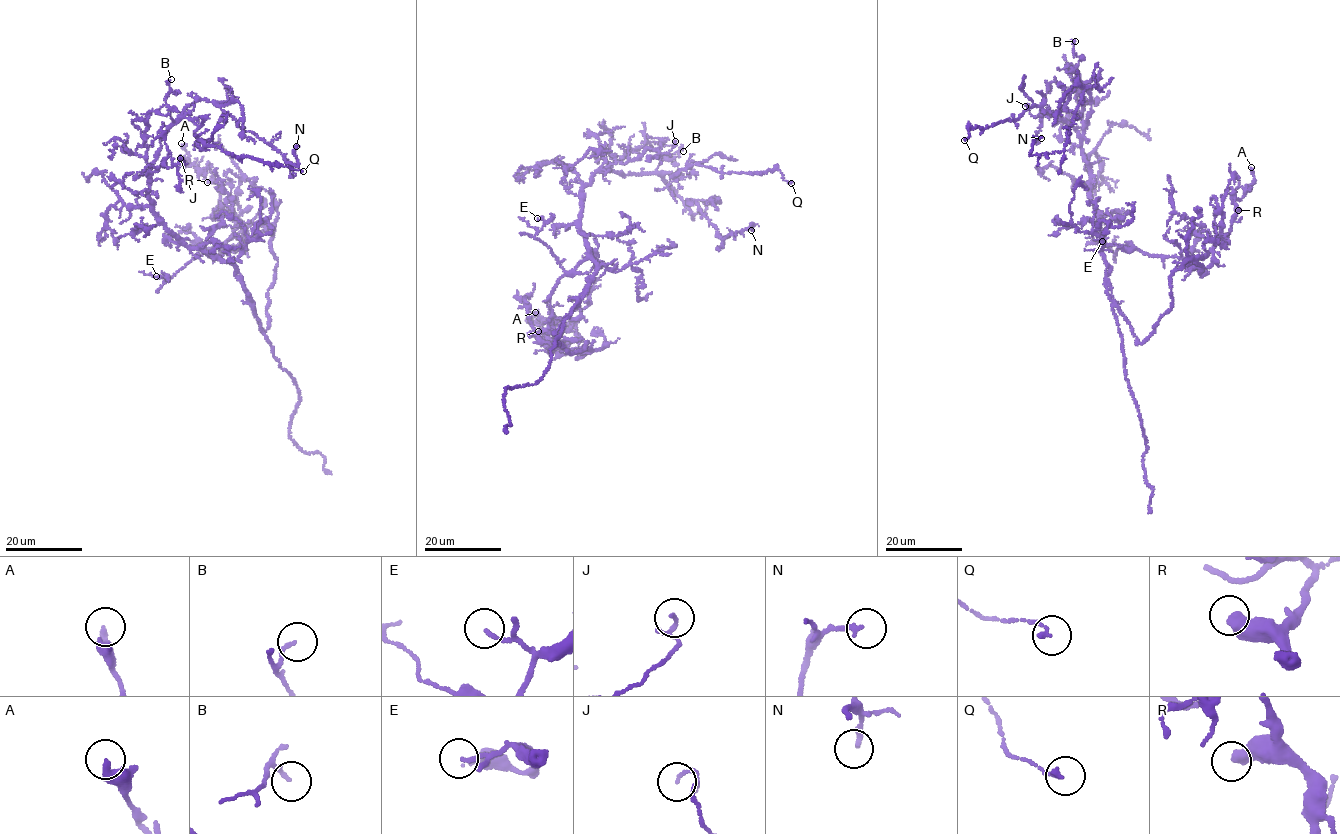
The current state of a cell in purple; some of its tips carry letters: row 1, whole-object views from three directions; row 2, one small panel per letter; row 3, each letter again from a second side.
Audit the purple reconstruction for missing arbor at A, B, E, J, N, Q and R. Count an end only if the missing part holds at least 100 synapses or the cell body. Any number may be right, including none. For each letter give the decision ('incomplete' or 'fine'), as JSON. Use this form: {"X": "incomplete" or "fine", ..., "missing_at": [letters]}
{"A": "fine", "B": "fine", "E": "fine", "J": "fine", "N": "fine", "Q": "fine", "R": "fine", "missing_at": []}

